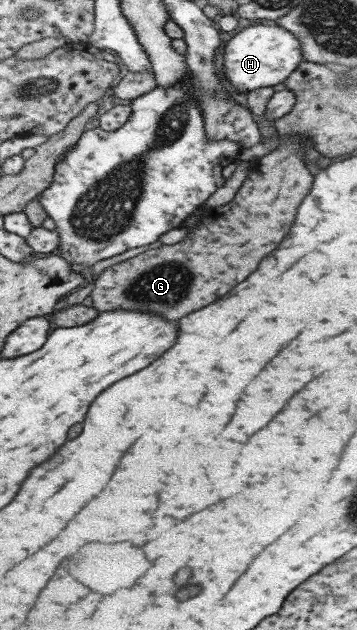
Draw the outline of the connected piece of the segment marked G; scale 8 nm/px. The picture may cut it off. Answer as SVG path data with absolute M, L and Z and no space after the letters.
M299 133L282 135L277 147L257 161L257 169L249 171L249 175L231 201L218 208L211 208L209 215L212 218L199 223L197 229L180 242L172 245L163 244L159 248L147 250L105 268L94 282L94 289L91 292L93 306L99 311L127 309L127 311L155 313L163 315L167 321L175 321L211 305L231 287L241 283L257 267L259 259L265 257L269 251L273 251L277 243L287 235L298 205L311 187L314 171L303 163L303 150L300 145L305 139L307 137Z

